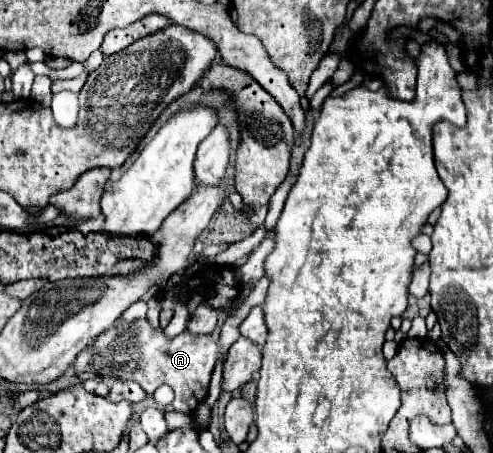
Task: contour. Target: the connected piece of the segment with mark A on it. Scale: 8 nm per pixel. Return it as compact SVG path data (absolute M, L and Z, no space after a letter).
M145 317L135 319L133 323L119 323L113 325L109 331L101 333L91 345L91 369L99 377L107 379L121 379L121 381L135 381L145 389L149 395L159 385L169 385L177 395L173 401L175 411L193 413L199 403L203 403L211 373L215 367L217 357L217 343L211 335L193 335L191 331L183 331L173 339L167 339L161 327L153 327Z

